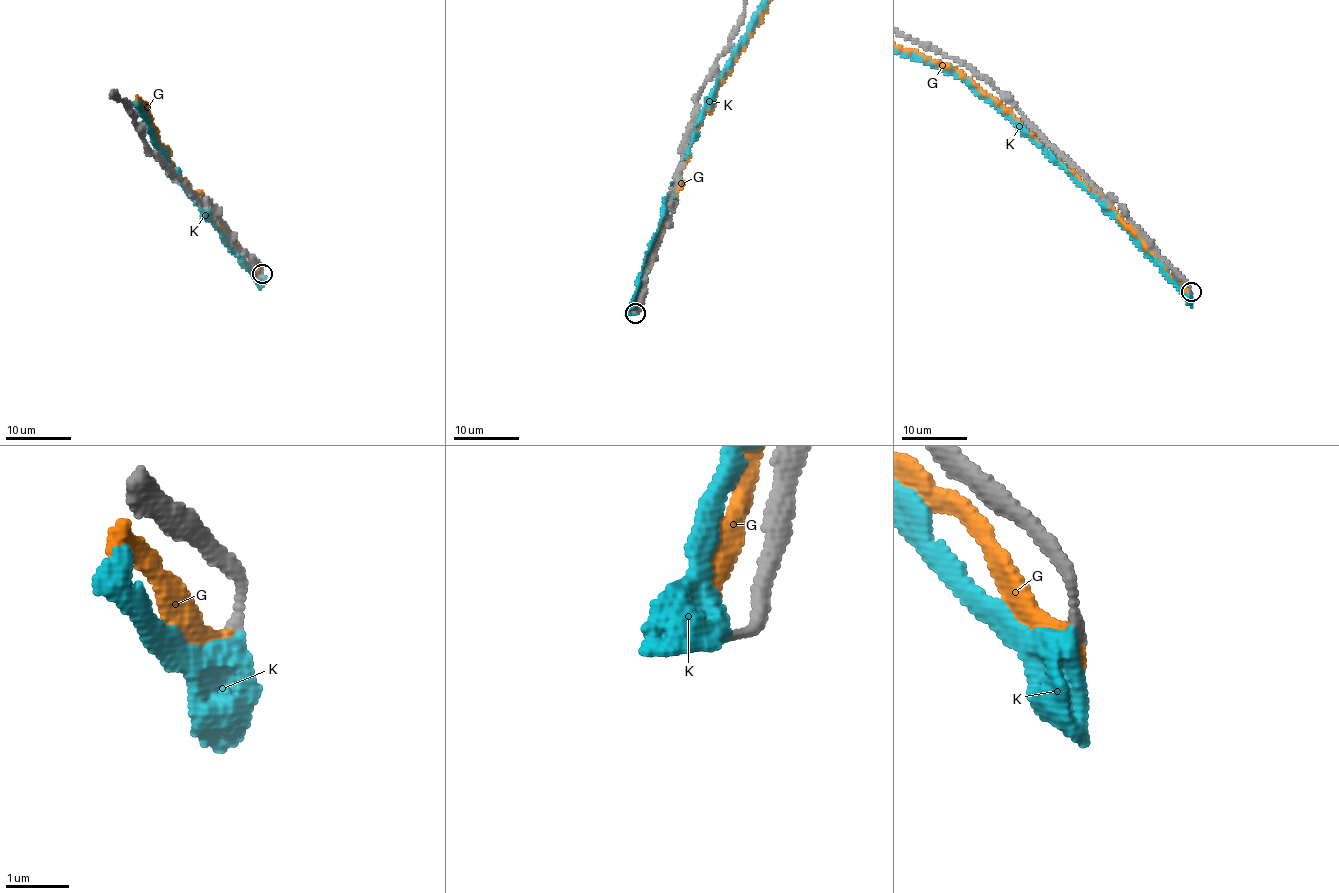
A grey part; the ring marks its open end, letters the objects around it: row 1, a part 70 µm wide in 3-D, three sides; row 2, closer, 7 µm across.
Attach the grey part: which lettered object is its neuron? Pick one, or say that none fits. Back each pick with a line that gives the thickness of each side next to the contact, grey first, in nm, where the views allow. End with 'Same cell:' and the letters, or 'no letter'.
Same cell: no letter

